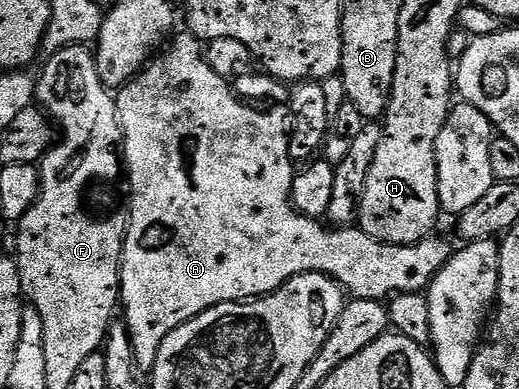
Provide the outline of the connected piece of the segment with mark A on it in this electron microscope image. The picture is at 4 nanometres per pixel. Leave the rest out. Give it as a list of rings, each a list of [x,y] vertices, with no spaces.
[[[187,31],[181,33],[181,37],[173,36],[167,48],[155,59],[149,60],[148,64],[115,94],[116,113],[120,116],[120,129],[124,133],[122,152],[130,186],[130,200],[127,202],[128,230],[124,236],[124,250],[120,260],[120,305],[122,317],[124,313],[122,321],[132,344],[132,355],[136,360],[137,370],[152,370],[162,339],[166,339],[170,331],[194,319],[202,311],[227,301],[250,301],[257,297],[266,297],[275,289],[283,287],[291,277],[303,273],[325,273],[340,285],[345,294],[355,299],[384,301],[398,293],[424,293],[436,272],[451,259],[453,246],[448,246],[442,238],[436,237],[437,235],[429,235],[415,245],[391,245],[366,235],[359,227],[329,227],[323,220],[299,213],[292,205],[294,162],[288,153],[289,110],[284,107],[255,109],[257,107],[255,104],[241,100],[230,84],[229,78],[218,75],[218,72],[210,67],[205,57],[205,46],[200,38],[192,36]]]

